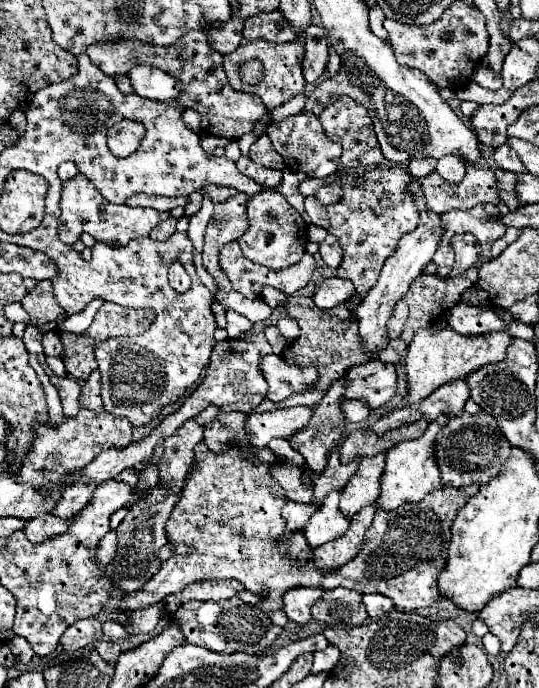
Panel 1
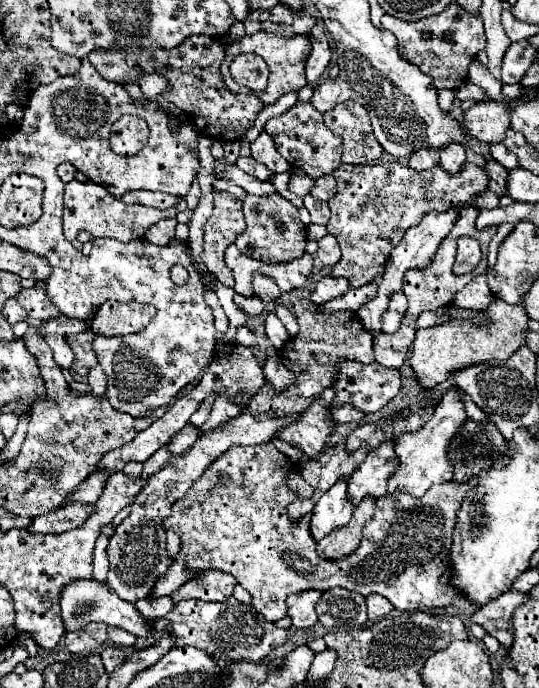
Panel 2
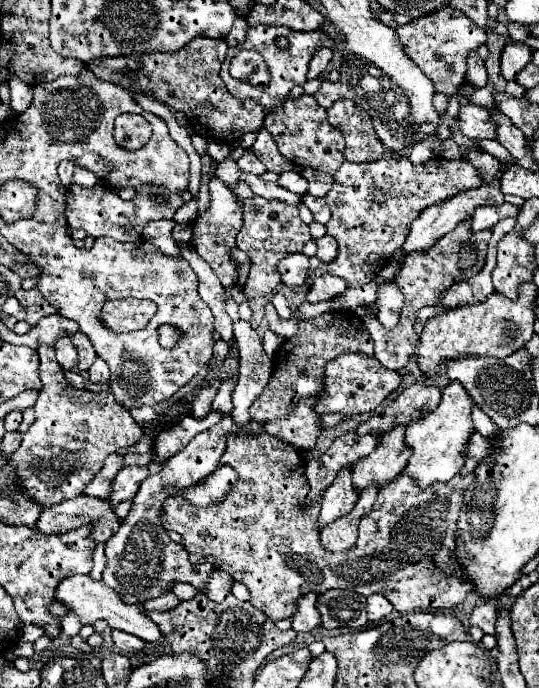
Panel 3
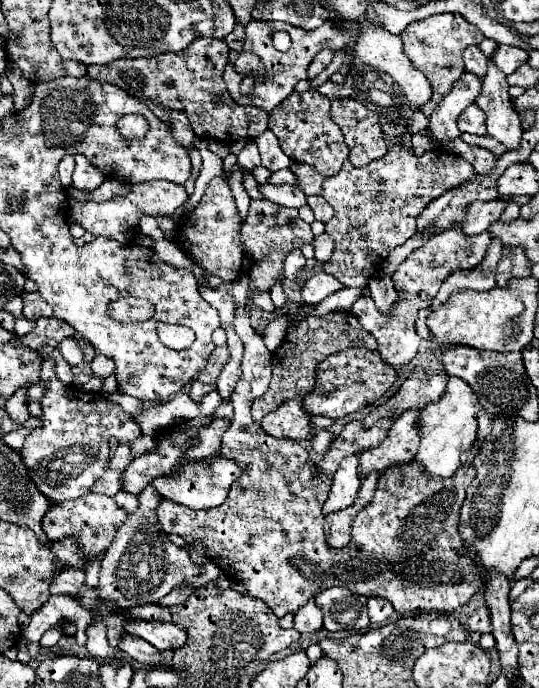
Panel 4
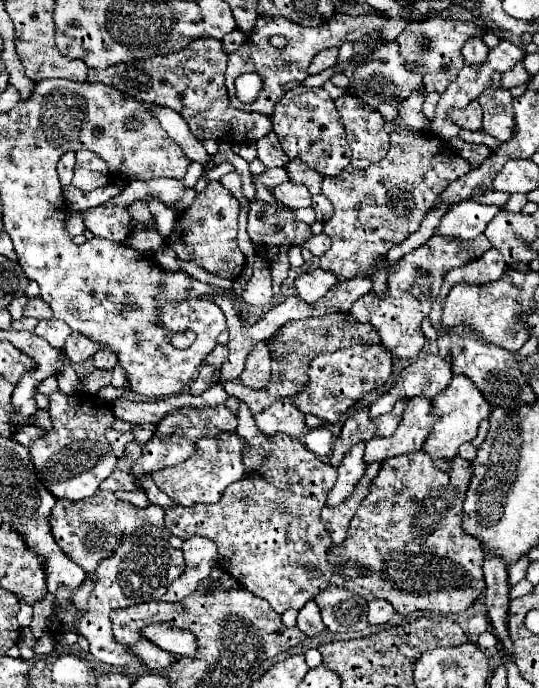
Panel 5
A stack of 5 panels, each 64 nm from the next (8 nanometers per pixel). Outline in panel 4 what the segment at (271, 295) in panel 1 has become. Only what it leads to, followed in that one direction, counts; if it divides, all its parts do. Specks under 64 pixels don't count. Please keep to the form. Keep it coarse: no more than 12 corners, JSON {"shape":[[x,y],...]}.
{"shape":[[252,200],[240,238],[248,296],[268,290],[292,248],[314,240],[296,208]]}

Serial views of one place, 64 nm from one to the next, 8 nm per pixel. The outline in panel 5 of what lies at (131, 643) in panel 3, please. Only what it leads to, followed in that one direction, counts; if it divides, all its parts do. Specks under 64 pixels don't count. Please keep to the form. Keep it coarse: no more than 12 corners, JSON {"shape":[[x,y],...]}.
{"shape":[[140,640],[132,648],[150,670],[162,672],[176,662],[150,640]]}

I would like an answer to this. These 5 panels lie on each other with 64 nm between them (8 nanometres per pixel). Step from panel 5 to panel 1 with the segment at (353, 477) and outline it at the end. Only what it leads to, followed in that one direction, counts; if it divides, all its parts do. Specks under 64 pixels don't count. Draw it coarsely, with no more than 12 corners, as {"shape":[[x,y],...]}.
{"shape":[[342,490],[328,492],[304,536],[316,548],[348,530]]}

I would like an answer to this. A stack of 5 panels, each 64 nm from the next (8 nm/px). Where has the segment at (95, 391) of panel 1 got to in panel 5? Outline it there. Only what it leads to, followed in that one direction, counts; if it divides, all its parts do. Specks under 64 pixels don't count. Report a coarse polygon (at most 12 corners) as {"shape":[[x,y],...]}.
{"shape":[[110,348],[94,354],[96,368],[112,370],[118,358]]}

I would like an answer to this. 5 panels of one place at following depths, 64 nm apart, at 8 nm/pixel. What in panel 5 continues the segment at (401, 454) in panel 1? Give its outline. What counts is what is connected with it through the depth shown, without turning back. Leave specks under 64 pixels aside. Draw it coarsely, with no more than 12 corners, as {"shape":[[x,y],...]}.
{"shape":[[454,374],[434,396],[440,420],[422,448],[444,468],[492,404]]}

